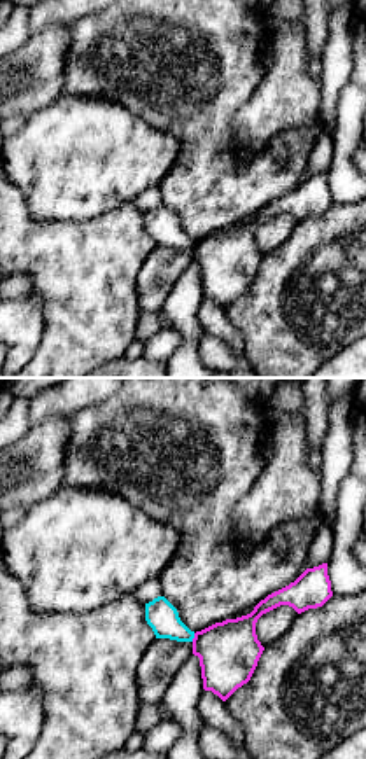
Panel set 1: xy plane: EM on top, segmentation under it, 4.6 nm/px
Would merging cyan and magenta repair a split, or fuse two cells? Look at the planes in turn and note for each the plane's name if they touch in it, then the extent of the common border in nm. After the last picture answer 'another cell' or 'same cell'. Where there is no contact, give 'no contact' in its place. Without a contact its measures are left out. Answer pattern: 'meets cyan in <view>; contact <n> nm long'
meets cyan in xy; contact 40 nm long

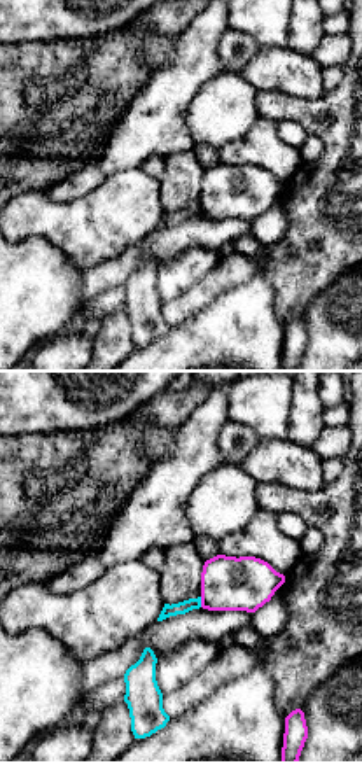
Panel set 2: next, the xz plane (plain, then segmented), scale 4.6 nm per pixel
meets cyan in xz; contact 50 nm long

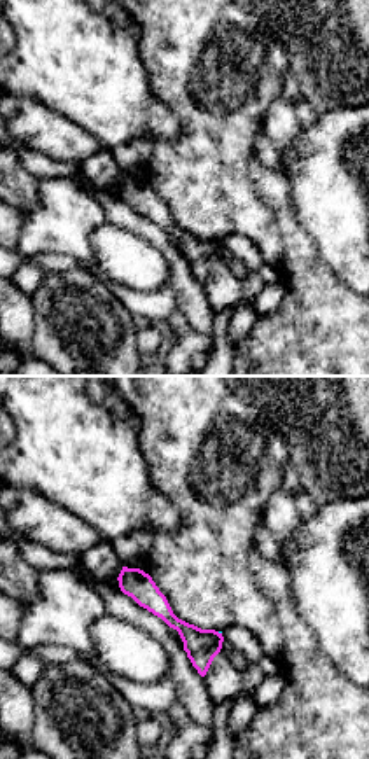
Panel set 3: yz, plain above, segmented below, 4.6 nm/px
no contact

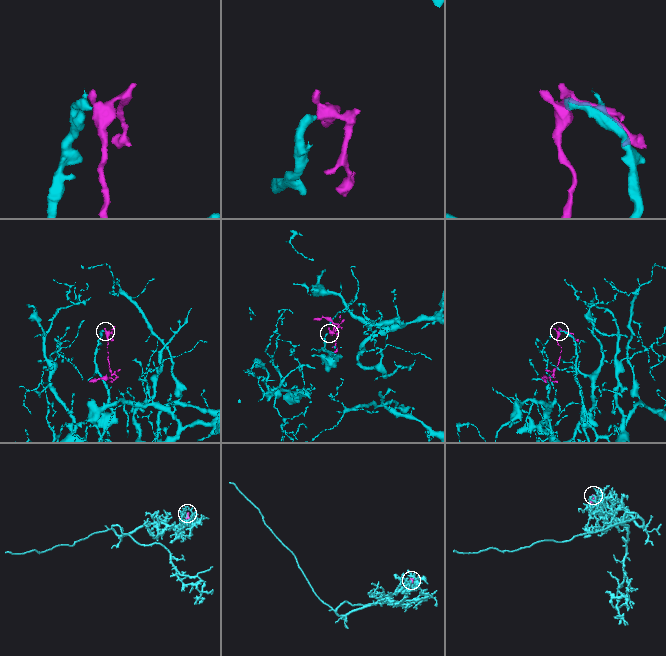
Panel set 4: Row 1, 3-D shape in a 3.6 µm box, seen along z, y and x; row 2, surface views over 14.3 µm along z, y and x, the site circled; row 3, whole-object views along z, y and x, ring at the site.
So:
another cell

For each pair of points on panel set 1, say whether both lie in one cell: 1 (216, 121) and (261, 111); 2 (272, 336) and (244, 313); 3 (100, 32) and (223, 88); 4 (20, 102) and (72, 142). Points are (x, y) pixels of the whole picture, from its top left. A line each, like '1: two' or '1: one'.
1: two
2: one
3: one
4: two

